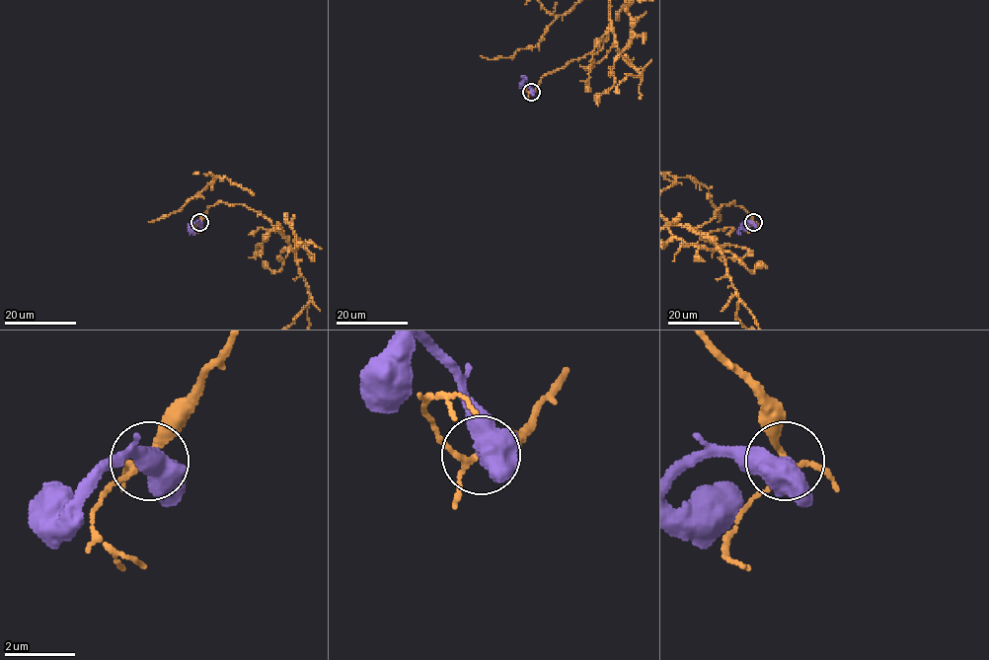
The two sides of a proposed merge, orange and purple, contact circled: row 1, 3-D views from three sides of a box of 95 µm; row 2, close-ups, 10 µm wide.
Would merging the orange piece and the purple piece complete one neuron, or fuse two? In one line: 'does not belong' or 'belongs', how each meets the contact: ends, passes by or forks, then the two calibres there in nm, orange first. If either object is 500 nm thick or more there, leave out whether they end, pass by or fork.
does not belong | 180/600 nm

